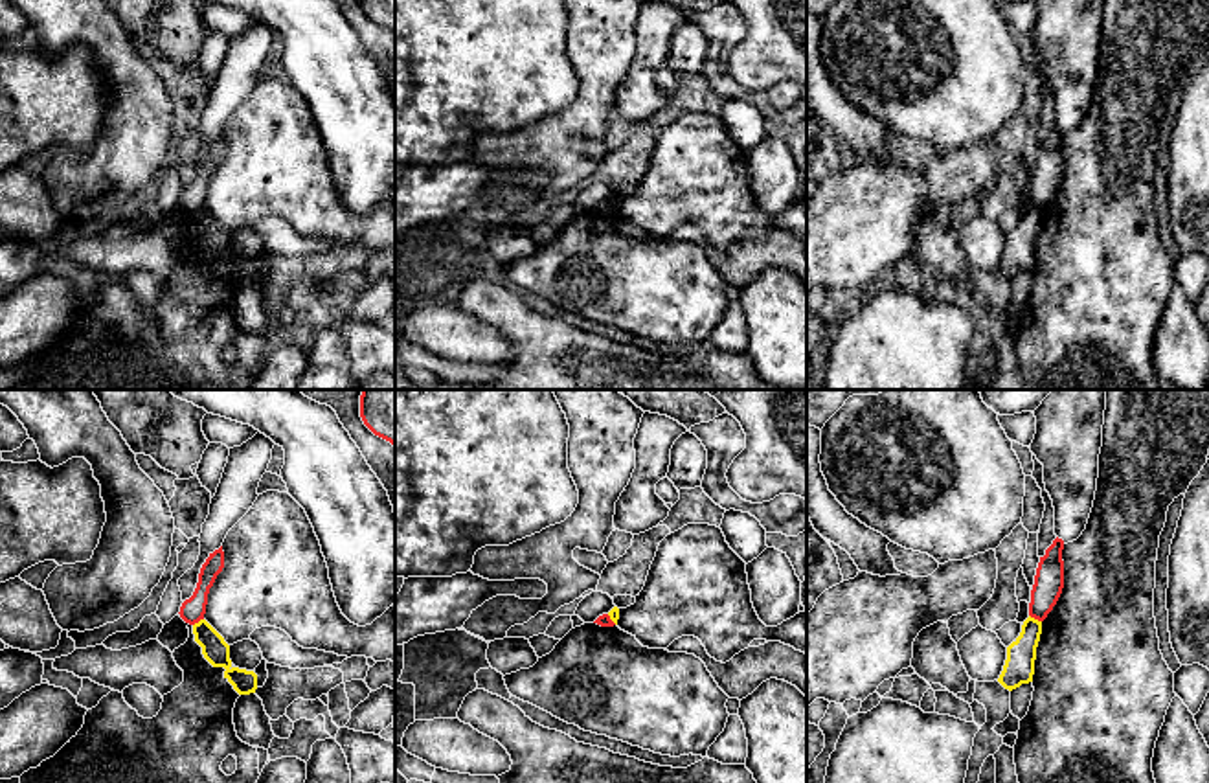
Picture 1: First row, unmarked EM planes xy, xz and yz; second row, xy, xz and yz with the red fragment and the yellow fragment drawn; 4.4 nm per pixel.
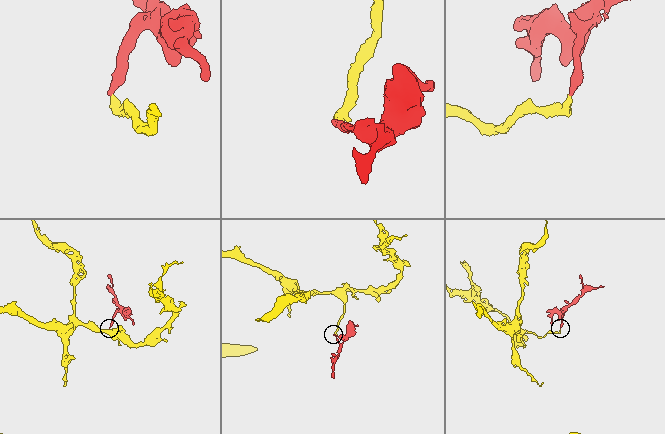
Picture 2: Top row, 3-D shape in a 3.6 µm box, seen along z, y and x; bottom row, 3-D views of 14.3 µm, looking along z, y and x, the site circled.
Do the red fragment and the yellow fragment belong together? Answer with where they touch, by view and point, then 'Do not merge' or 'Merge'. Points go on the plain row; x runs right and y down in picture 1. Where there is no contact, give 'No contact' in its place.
Touches red at yz (1035, 206). Do not merge

